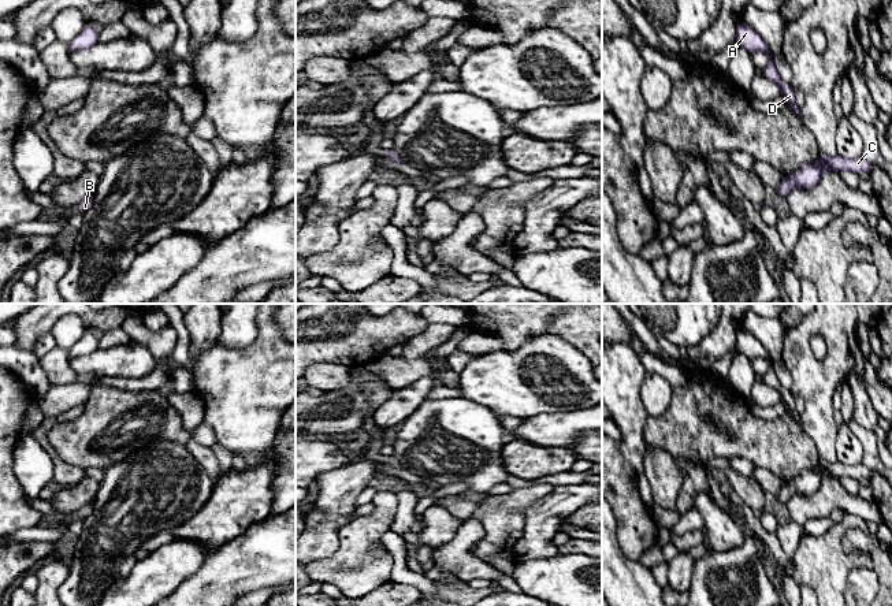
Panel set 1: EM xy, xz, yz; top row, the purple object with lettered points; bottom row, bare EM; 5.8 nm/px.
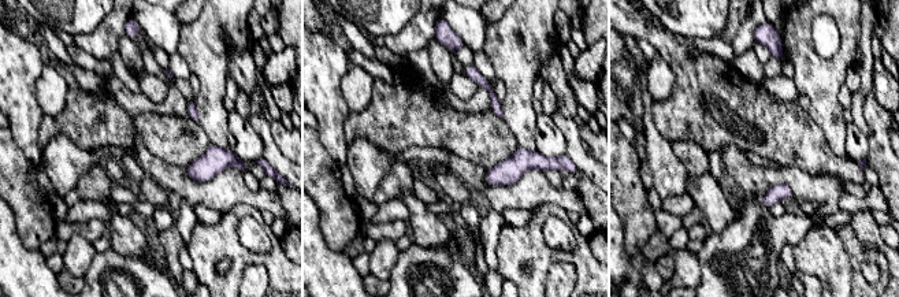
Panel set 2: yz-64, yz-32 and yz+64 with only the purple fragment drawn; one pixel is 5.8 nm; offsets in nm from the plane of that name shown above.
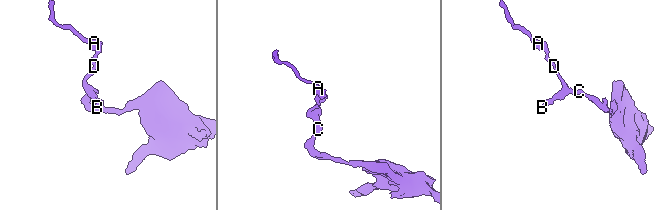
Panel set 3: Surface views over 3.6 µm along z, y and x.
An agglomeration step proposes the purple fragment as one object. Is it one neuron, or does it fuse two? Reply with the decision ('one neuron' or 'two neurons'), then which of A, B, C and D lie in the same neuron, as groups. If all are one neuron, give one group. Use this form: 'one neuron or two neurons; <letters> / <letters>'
one neuron; A B C D

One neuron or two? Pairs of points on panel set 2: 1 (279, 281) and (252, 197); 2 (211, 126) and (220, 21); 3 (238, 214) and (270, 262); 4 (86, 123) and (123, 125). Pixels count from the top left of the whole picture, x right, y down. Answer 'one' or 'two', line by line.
1: two
2: one
3: one
4: one

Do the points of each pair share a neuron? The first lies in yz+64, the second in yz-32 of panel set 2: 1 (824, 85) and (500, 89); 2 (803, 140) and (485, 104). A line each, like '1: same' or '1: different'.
1: different
2: different

